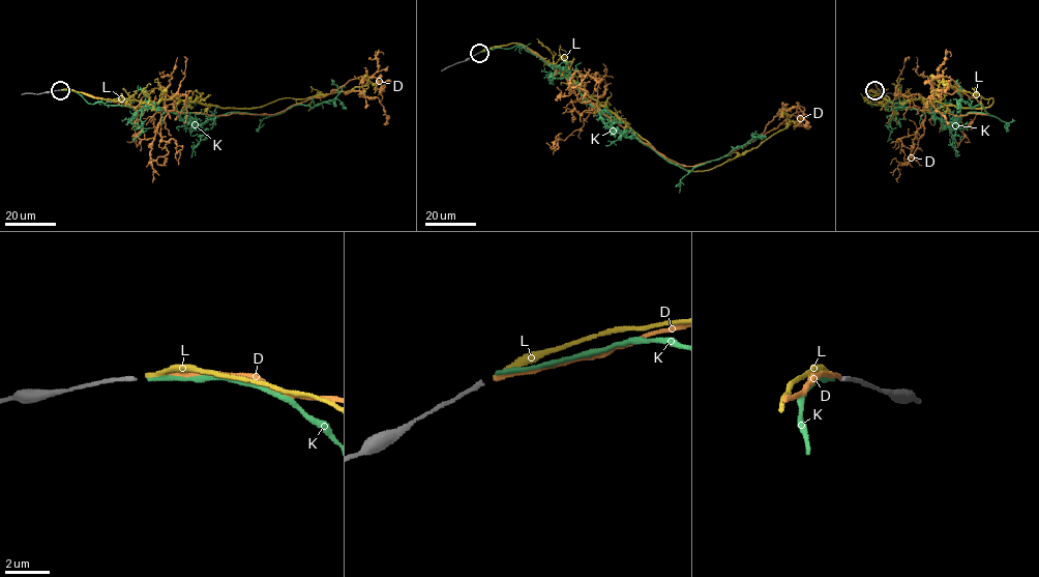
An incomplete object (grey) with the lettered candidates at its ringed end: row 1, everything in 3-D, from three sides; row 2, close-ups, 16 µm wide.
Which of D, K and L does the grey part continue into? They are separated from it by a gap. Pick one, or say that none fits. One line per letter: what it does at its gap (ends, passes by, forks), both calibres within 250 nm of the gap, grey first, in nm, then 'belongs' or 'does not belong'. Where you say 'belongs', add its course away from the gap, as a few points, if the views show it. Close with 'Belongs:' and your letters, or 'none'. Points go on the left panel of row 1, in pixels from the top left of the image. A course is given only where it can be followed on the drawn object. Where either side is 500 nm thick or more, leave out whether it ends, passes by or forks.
D: it ends there; 180 nm thick on the grey side, 180 nm on the other; belongs; it runs (60, 89), (179, 113), (267, 115), (326, 96), (356, 78), (375, 77), (385, 87), (380, 91), (391, 81)
K: it ends there; 180 nm thick on the grey side, 200 nm on the other; does not belong
L: it ends there; 180 nm thick on the grey side, 190 nm on the other; does not belong
Belongs: D

